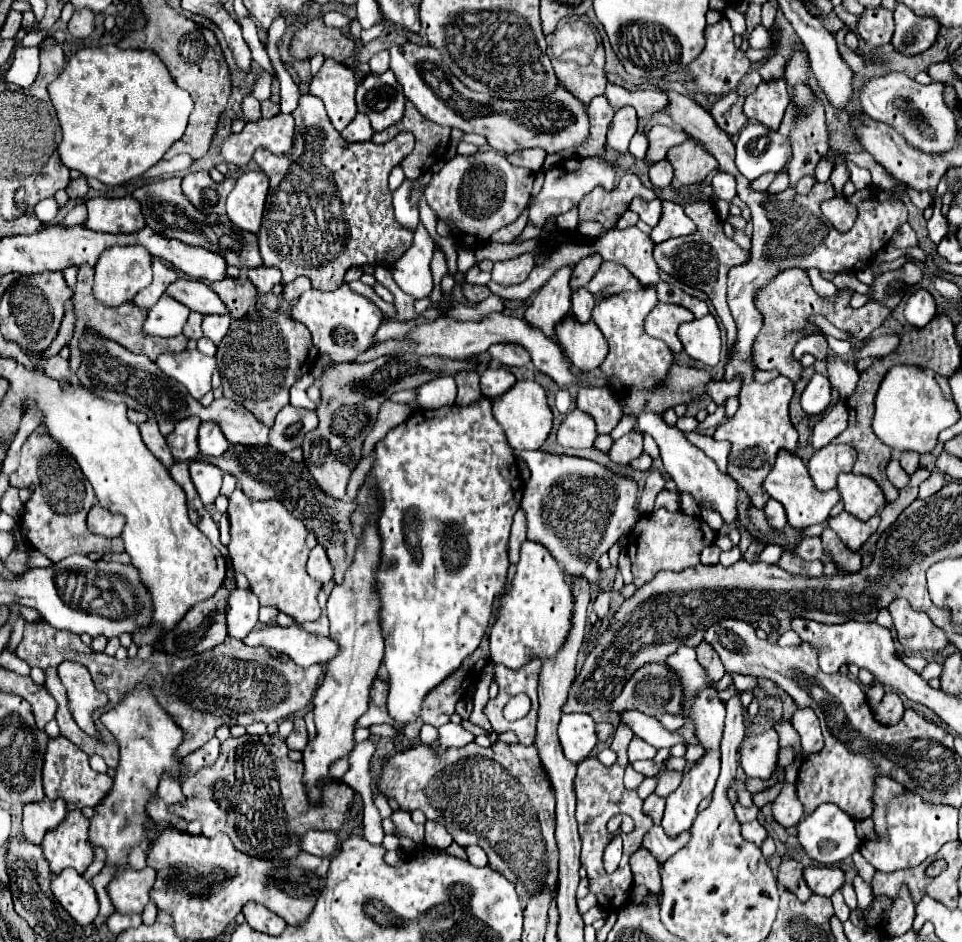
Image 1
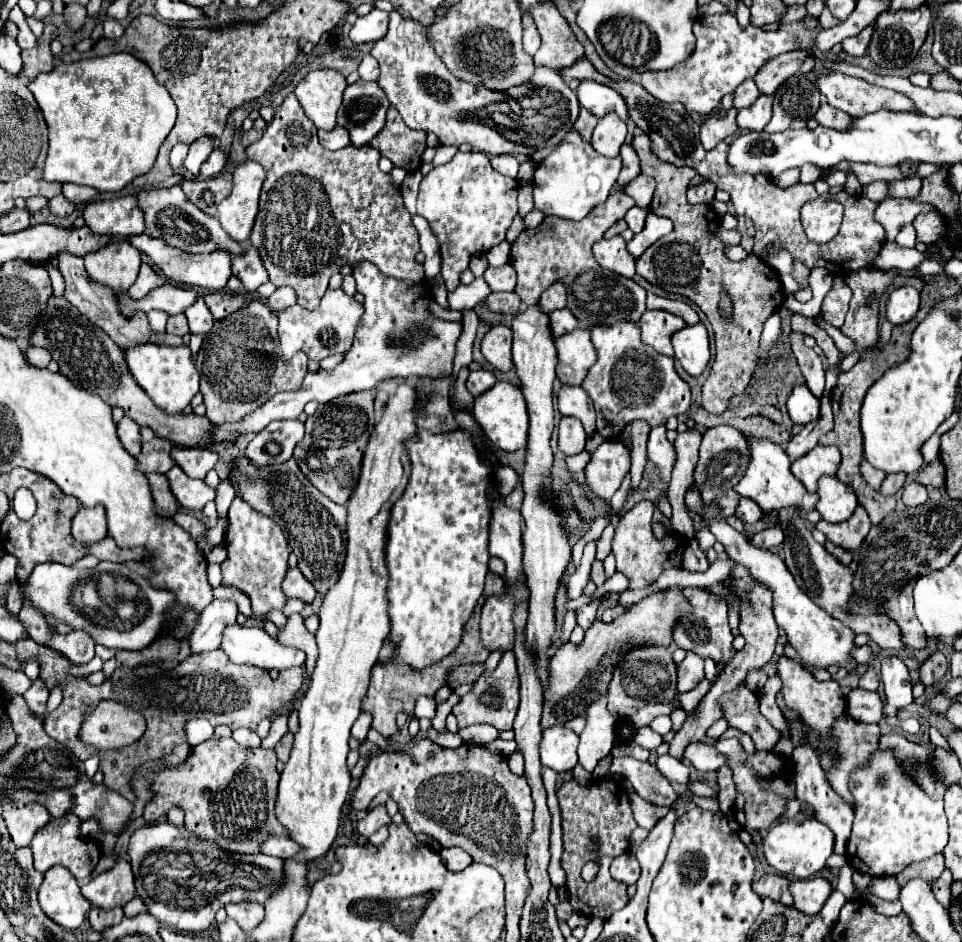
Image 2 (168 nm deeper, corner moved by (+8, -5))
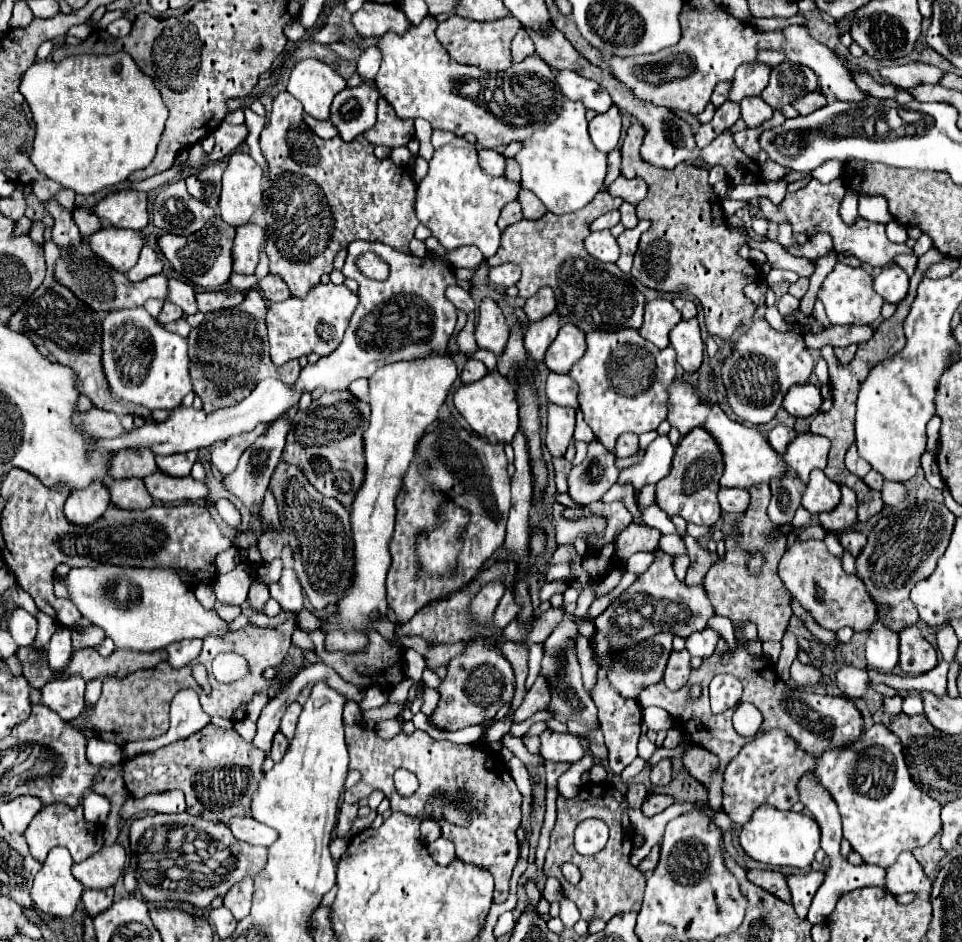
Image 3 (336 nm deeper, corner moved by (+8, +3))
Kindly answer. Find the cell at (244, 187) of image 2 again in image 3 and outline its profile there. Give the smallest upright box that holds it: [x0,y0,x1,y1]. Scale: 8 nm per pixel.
[220,151,262,227]

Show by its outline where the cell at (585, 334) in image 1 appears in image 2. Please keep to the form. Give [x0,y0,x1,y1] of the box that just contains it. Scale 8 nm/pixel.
[556,329,596,385]

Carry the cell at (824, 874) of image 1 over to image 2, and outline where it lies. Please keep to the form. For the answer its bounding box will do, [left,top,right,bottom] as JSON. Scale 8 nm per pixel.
[790,879,832,913]

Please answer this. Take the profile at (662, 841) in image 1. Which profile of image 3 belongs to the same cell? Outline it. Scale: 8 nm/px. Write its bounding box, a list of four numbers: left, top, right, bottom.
[626,783,647,808]

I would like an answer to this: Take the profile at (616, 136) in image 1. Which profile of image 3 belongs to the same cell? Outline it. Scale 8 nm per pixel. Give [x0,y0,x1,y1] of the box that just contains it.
[588,105,622,153]

